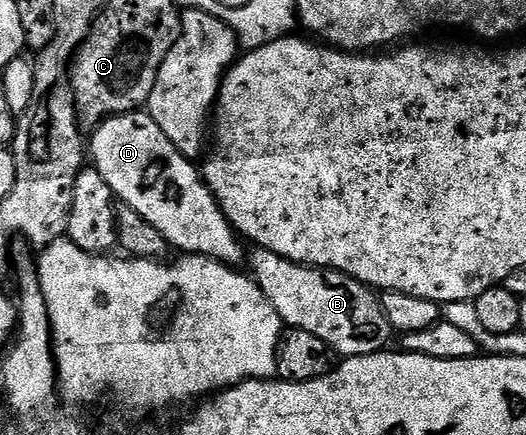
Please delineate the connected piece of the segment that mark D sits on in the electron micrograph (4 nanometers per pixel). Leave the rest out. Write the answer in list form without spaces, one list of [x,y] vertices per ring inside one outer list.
[[[148,111],[111,116],[92,129],[91,136],[92,167],[103,174],[114,197],[124,207],[135,210],[135,214],[143,214],[143,218],[163,234],[166,245],[173,247],[174,244],[178,253],[206,256],[221,264],[241,266],[246,263],[246,245],[217,205],[198,165],[171,146],[171,138],[155,126],[155,118],[151,118]]]

